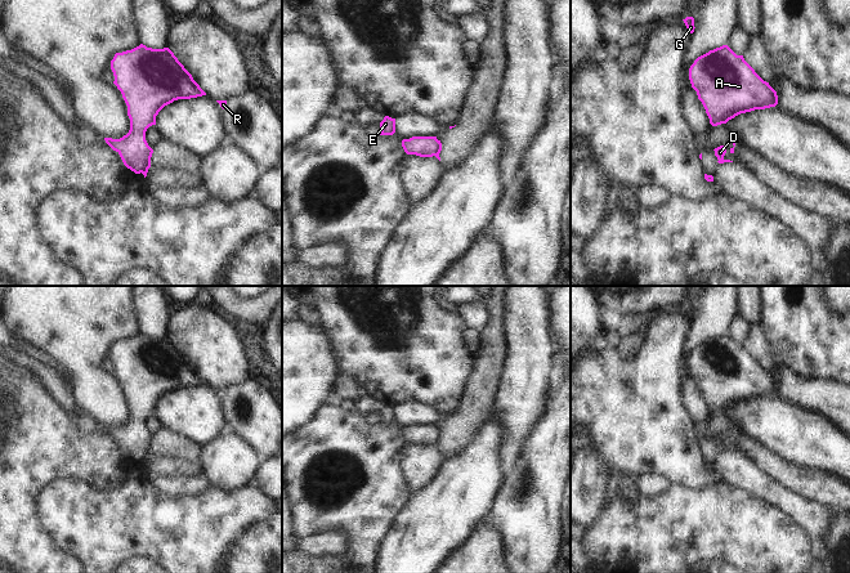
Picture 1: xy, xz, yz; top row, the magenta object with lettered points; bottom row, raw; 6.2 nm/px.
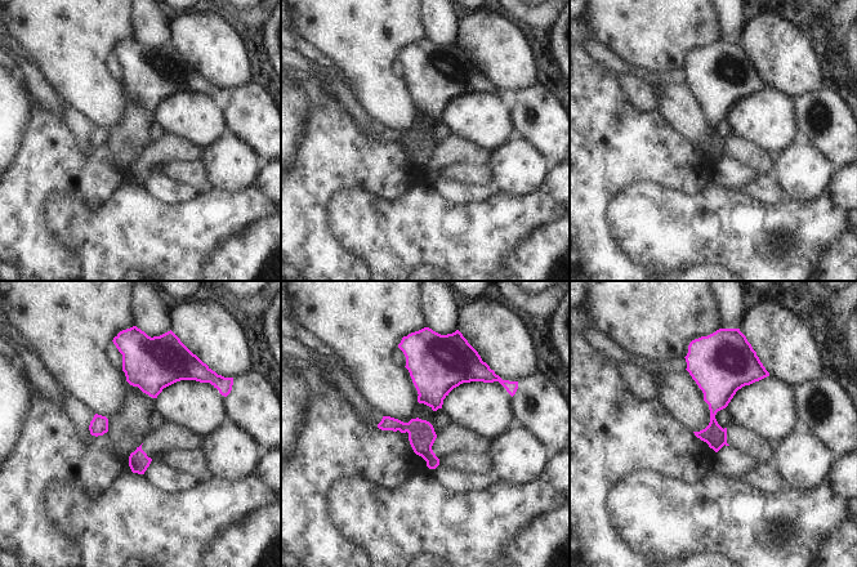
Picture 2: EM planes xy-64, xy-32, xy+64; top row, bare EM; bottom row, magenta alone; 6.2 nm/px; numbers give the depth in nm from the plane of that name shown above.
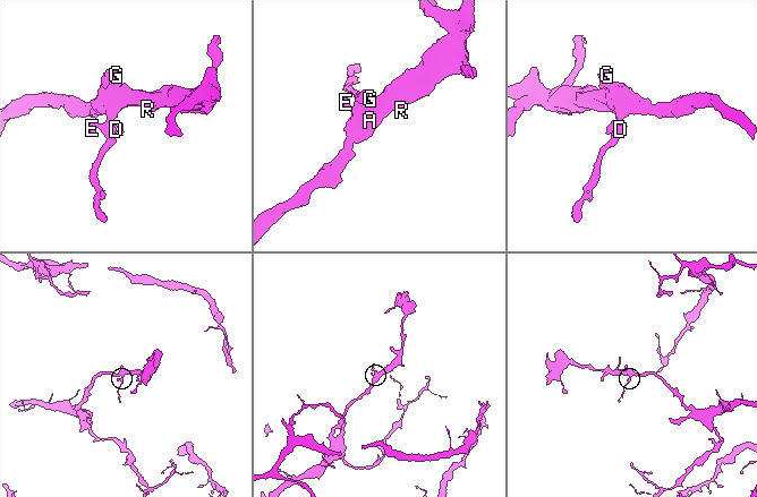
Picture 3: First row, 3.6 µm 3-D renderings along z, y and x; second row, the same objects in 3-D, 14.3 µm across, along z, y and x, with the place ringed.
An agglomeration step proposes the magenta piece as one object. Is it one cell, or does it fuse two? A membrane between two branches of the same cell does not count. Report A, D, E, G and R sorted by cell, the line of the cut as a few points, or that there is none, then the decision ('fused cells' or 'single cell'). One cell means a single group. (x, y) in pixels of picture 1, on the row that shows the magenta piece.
A E G R / D; cut in xy along (151, 148), (147, 156), (147, 165), (142, 173); fused cells

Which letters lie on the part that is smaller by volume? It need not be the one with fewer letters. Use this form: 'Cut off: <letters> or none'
Cut off: D

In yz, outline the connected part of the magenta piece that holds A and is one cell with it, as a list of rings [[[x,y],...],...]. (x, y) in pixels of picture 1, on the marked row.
[[[728,45],[698,57],[689,68],[689,80],[712,126],[778,104],[777,91]]]

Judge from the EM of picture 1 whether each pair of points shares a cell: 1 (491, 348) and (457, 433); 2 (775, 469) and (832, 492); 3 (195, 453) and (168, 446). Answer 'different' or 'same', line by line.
1: same
2: same
3: same

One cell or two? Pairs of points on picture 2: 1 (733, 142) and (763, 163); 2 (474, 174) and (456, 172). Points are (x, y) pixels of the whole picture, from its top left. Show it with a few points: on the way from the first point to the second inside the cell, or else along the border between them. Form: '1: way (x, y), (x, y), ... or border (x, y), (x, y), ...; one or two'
1: way (741, 148), (755, 156); one
2: way (471, 174), (460, 172); one

